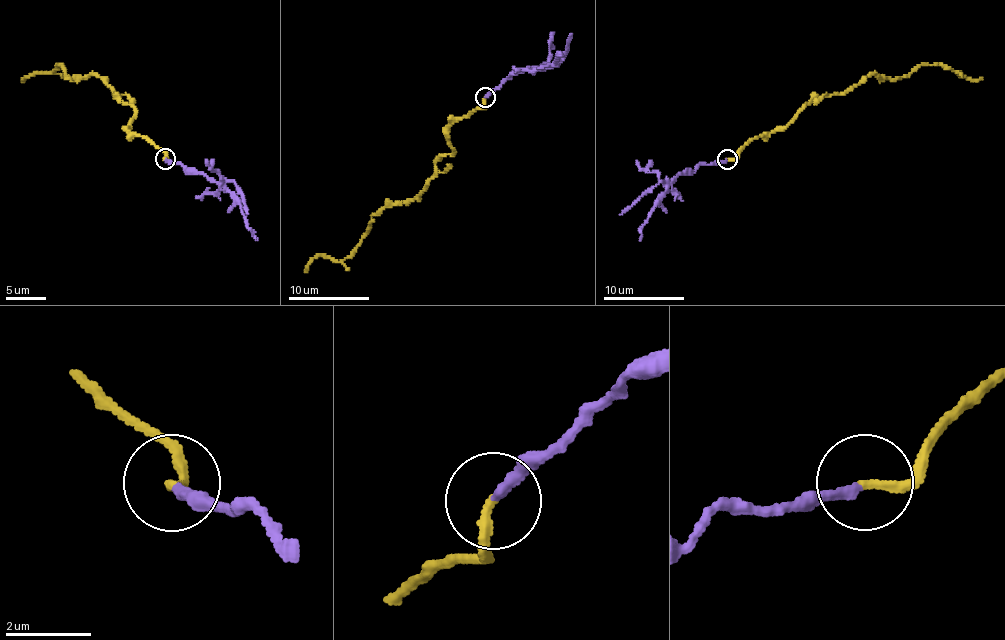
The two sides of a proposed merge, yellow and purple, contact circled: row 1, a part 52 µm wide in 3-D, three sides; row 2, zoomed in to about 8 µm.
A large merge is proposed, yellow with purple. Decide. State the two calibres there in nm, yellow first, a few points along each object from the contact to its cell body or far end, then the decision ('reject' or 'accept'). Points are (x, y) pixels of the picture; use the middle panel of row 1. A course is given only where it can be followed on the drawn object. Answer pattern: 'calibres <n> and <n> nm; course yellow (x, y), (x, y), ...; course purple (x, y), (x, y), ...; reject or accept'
calibres 220 and 220 nm; course yellow (485, 97), (453, 122), (452, 154), (413, 201), (386, 205), (354, 252), (317, 256), (305, 272); course purple (484, 97), (506, 79), (529, 68), (553, 66), (557, 53), (561, 55); reject

